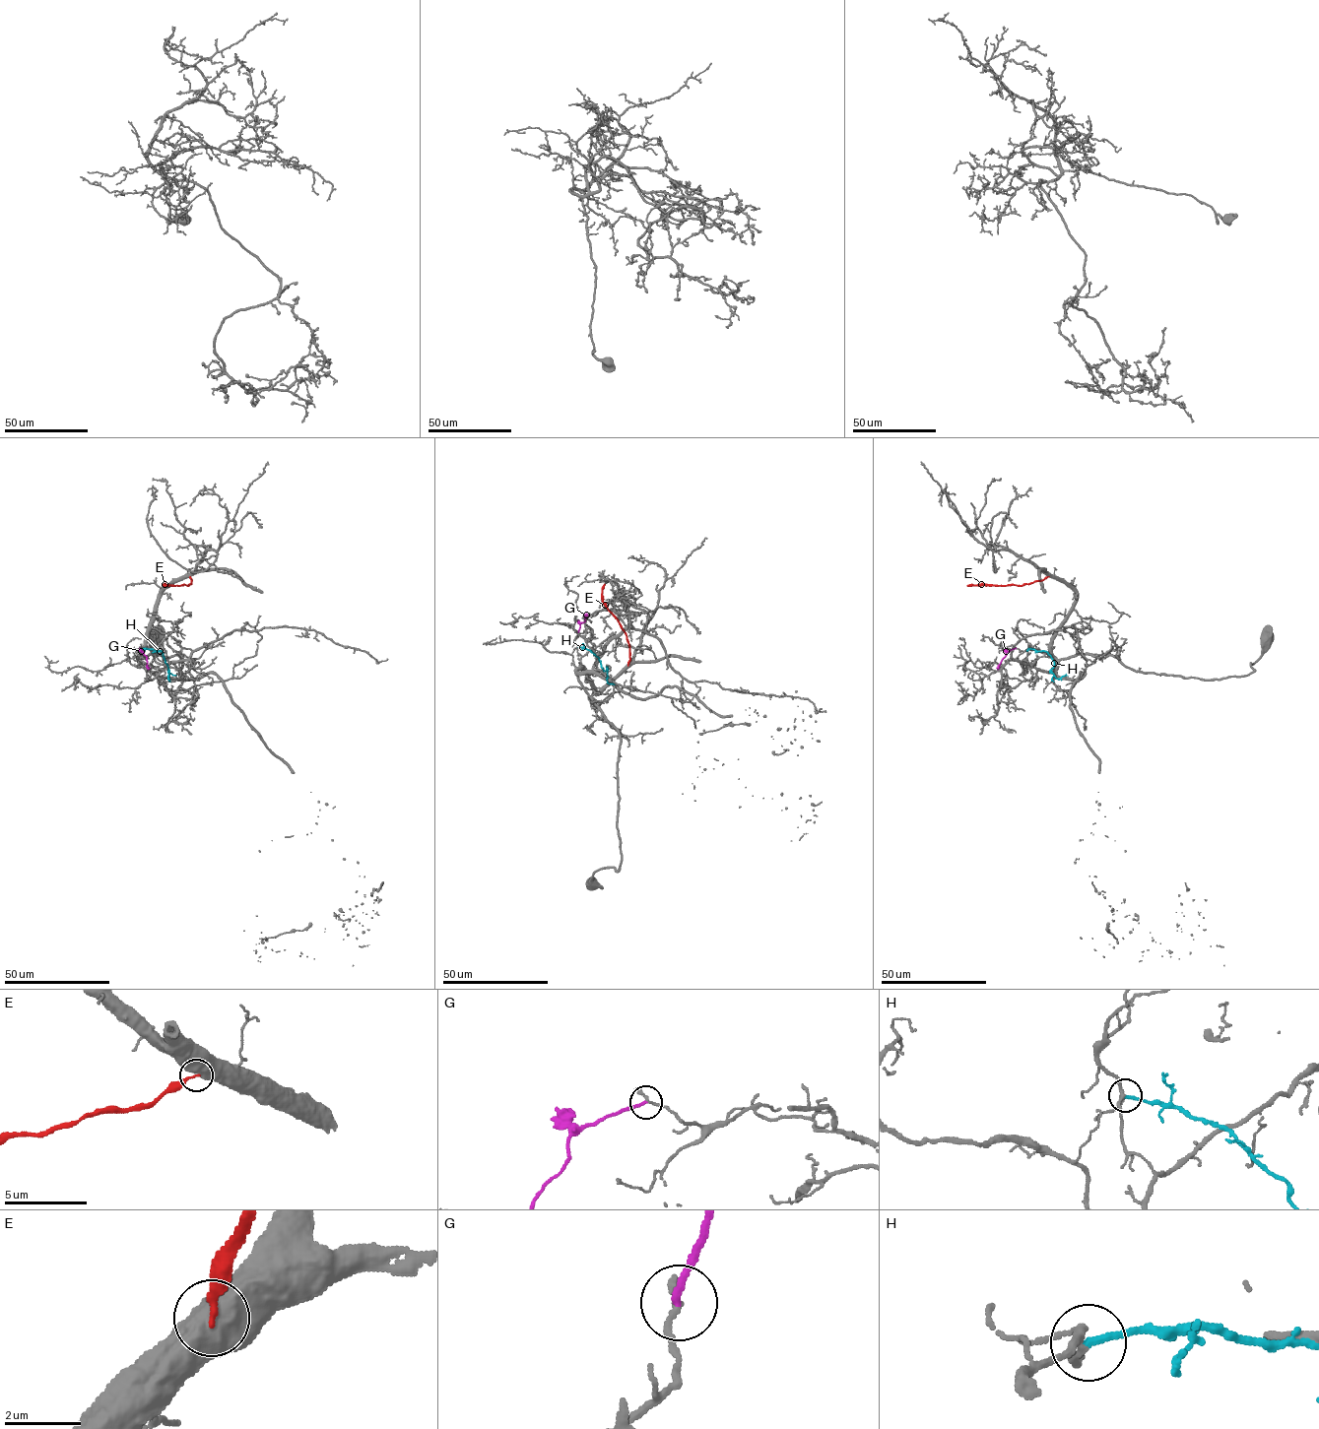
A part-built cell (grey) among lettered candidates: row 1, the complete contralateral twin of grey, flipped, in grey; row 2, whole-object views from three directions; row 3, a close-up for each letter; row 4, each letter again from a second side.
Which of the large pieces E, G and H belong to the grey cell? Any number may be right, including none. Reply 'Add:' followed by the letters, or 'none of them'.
Add: none of them

